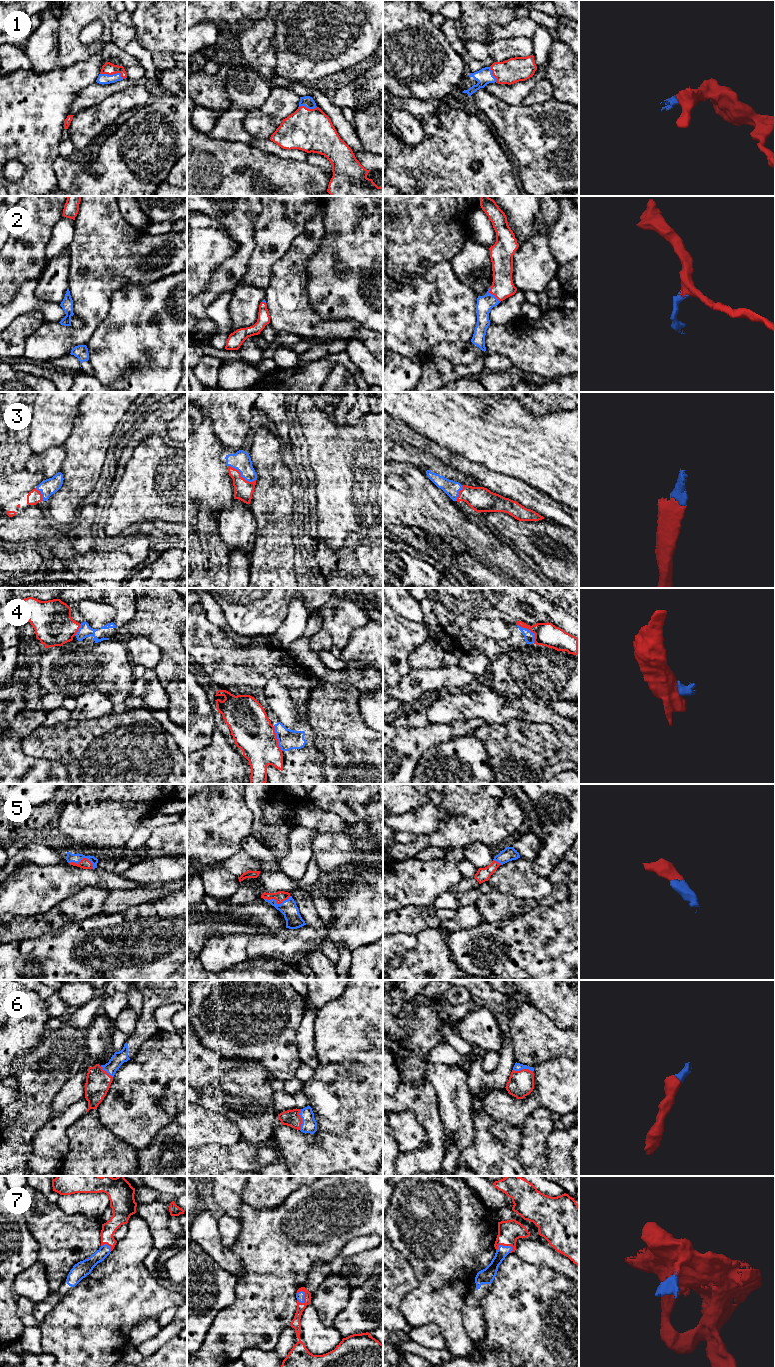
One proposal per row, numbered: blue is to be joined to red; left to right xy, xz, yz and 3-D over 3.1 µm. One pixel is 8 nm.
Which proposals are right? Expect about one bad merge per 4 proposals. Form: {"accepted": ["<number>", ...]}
{"accepted": ["1", "2", "3", "5", "6", "7"]}

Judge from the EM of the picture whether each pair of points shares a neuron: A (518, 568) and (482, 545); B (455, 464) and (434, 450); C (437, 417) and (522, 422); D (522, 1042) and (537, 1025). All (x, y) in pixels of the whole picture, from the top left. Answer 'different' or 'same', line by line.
A: same
B: same
C: same
D: same

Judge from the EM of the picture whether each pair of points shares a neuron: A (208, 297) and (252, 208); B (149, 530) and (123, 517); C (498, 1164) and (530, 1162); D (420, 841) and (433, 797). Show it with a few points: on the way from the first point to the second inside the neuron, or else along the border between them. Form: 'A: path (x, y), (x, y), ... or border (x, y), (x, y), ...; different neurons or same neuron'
A: path (227, 275), (243, 254), (244, 230); same neuron
B: border (150, 520), (145, 520), (139, 524); different neurons
C: border (520, 1139), (519, 1159), (522, 1165); different neurons
D: border (443, 794), (440, 803); different neurons

